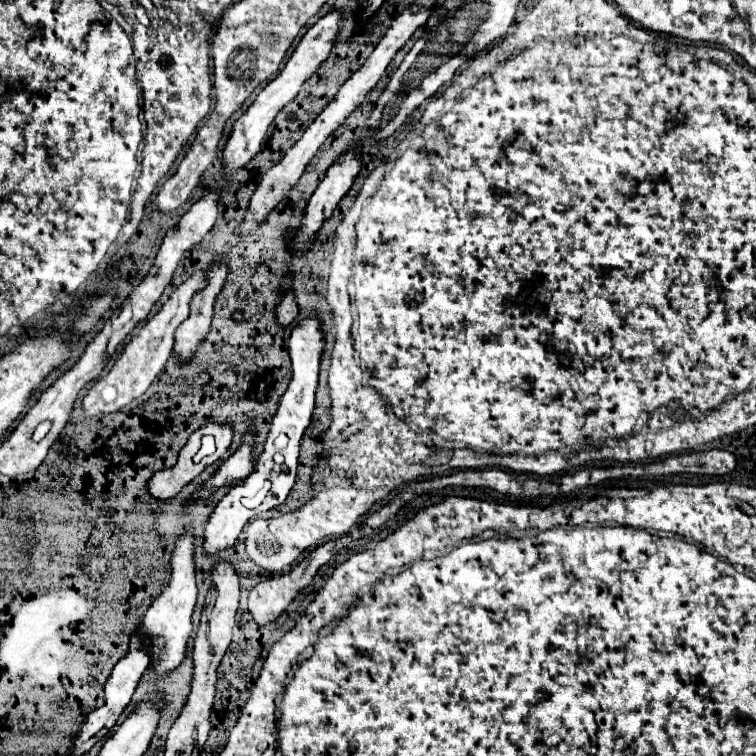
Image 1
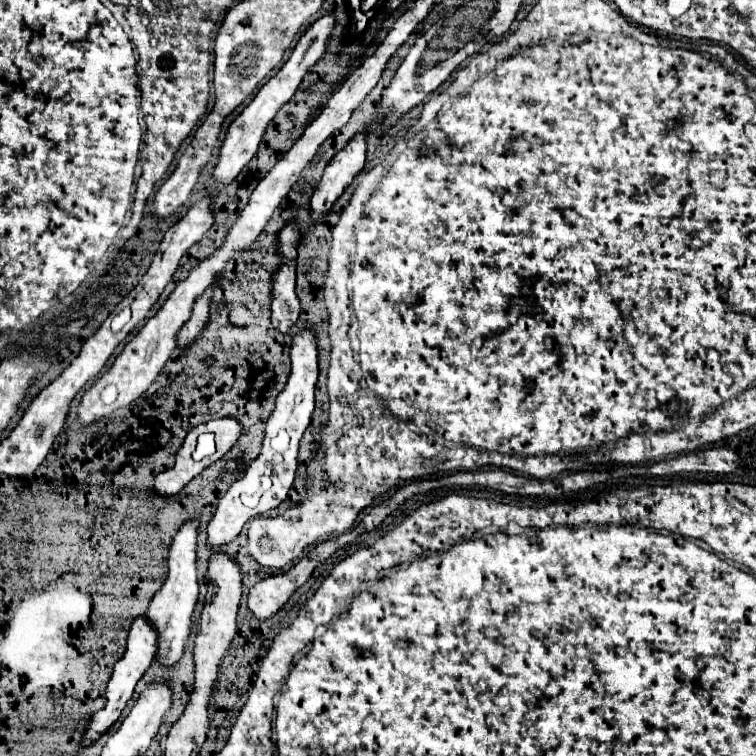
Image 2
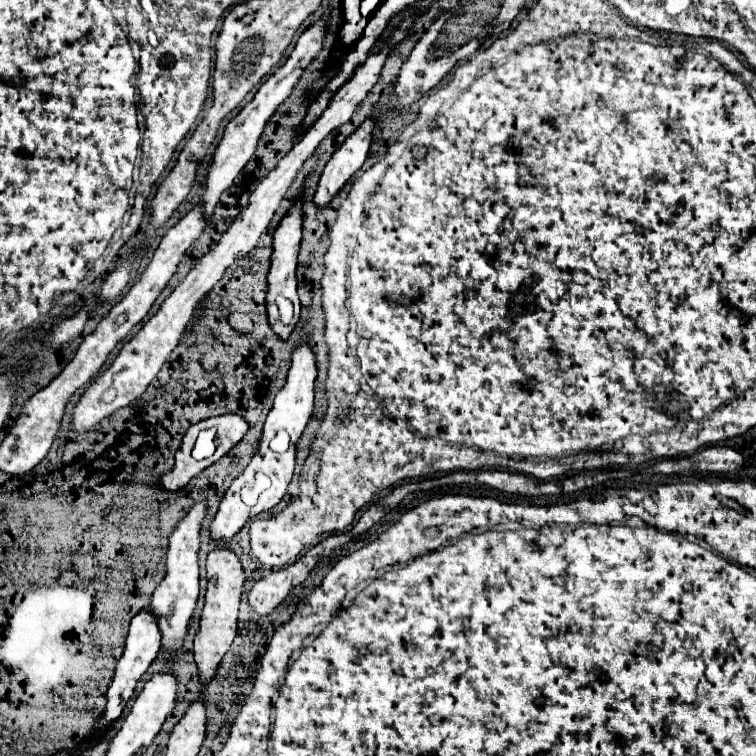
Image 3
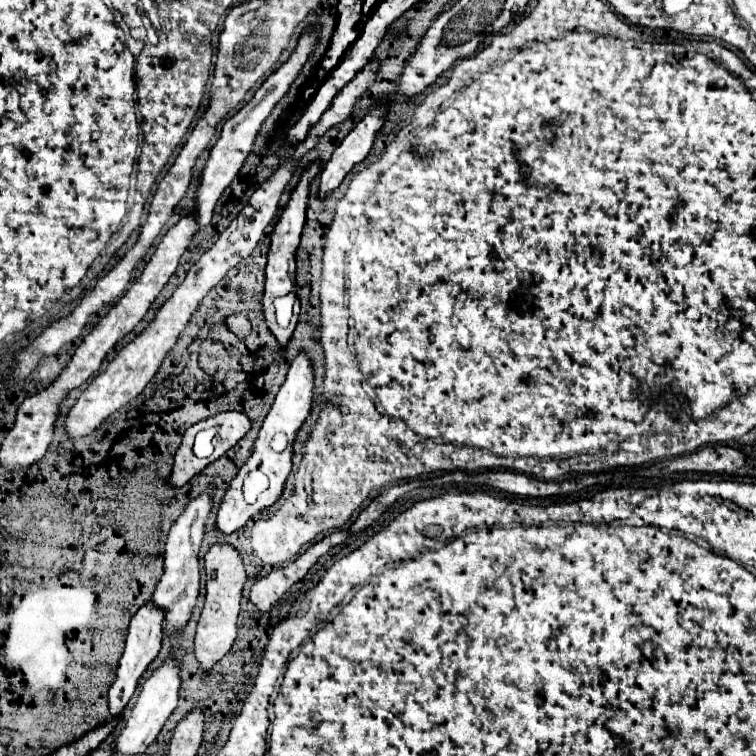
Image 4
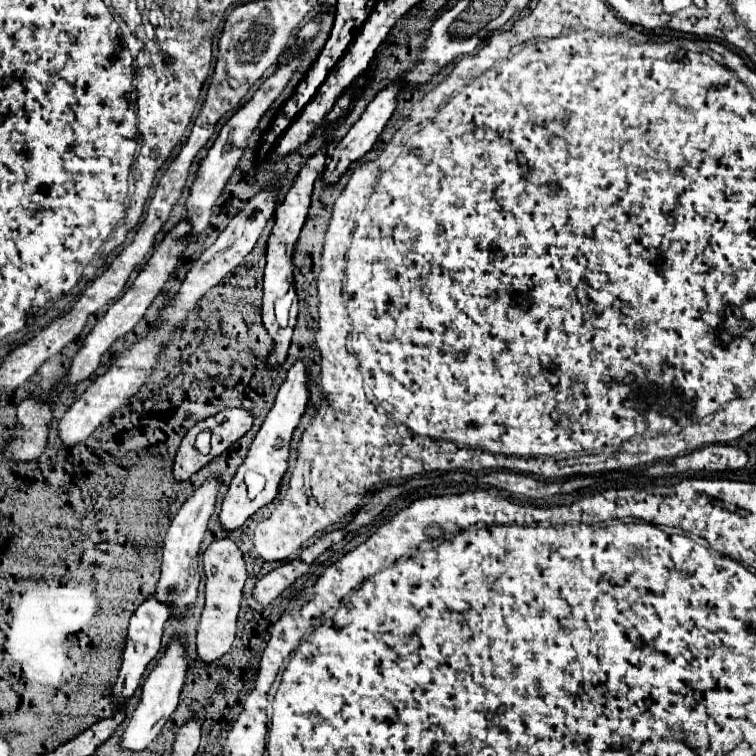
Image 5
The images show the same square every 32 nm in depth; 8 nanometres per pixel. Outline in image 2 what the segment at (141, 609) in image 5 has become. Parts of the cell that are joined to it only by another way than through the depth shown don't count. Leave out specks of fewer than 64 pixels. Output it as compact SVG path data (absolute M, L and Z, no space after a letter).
M138 616L138 618L134 618L132 628L130 628L130 634L128 634L128 646L126 646L126 652L124 652L124 656L116 662L114 672L112 672L112 678L110 678L108 688L106 688L106 706L104 706L102 710L98 710L98 712L92 716L90 726L86 728L84 740L80 742L82 746L90 746L90 744L94 744L104 732L108 732L108 730L114 726L114 722L120 718L124 706L126 706L128 700L132 698L136 682L142 678L142 674L146 672L146 668L148 668L148 666L152 664L152 660L156 658L156 650L158 650L156 628L154 628L152 624L148 624L146 616Z

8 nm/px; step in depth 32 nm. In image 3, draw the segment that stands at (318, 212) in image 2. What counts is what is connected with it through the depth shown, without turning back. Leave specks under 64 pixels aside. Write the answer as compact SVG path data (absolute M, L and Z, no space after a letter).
M366 118L332 154L328 160L320 182L318 190L314 194L314 202L320 206L326 206L332 196L344 186L344 182L364 164L370 142L372 142L372 132L376 130L376 118Z

